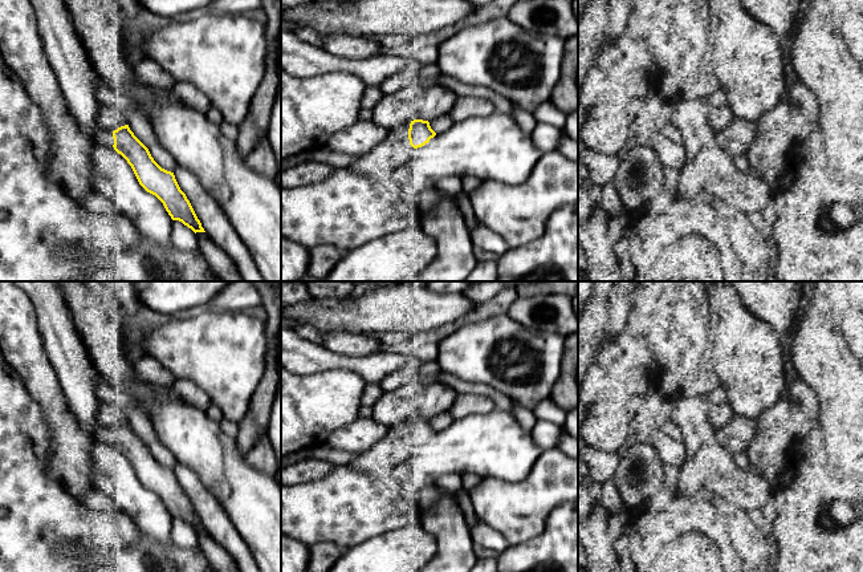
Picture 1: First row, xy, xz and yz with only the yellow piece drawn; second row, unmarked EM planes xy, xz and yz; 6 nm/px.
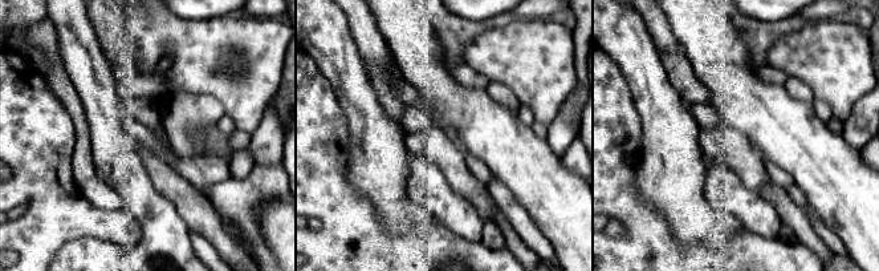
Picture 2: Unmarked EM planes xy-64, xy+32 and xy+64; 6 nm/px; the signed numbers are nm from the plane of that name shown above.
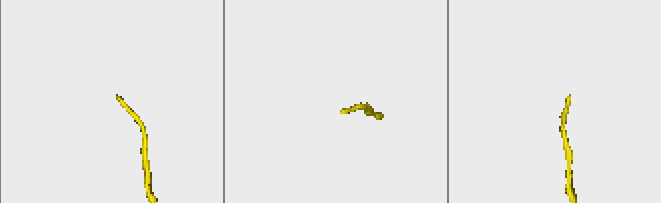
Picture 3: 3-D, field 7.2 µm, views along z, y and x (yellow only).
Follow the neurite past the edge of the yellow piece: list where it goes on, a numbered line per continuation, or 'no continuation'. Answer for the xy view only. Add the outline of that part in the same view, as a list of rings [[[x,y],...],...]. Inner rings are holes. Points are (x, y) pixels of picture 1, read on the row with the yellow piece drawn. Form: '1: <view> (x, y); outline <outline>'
1: xy (106, 137); outline [[[103,130],[101,133],[99,141],[103,142],[105,145],[113,146],[114,145],[113,131]]]

